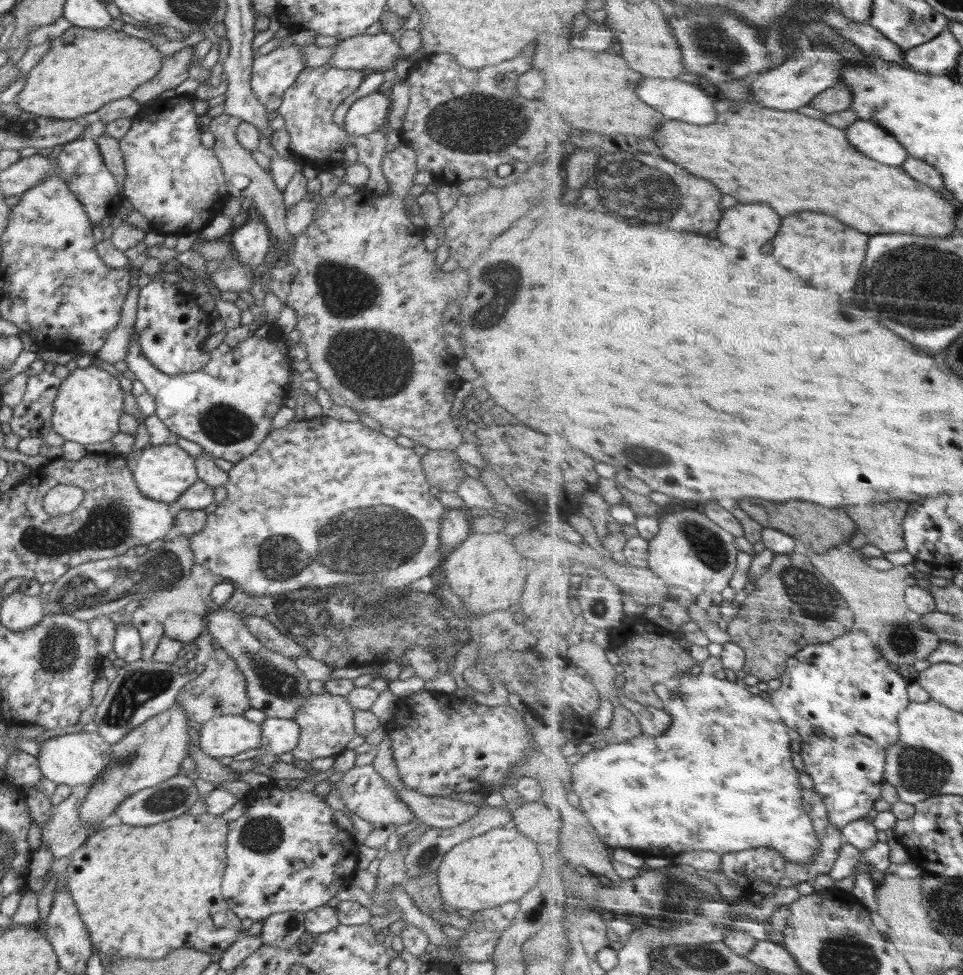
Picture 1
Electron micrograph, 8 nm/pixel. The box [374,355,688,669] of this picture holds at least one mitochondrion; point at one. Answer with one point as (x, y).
(638, 454)

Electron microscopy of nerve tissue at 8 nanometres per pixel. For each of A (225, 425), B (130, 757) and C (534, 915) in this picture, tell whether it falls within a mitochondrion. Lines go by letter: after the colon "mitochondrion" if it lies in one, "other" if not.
A: mitochondrion
B: mitochondrion
C: other

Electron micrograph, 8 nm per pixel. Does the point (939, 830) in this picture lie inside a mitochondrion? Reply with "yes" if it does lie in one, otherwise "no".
no

